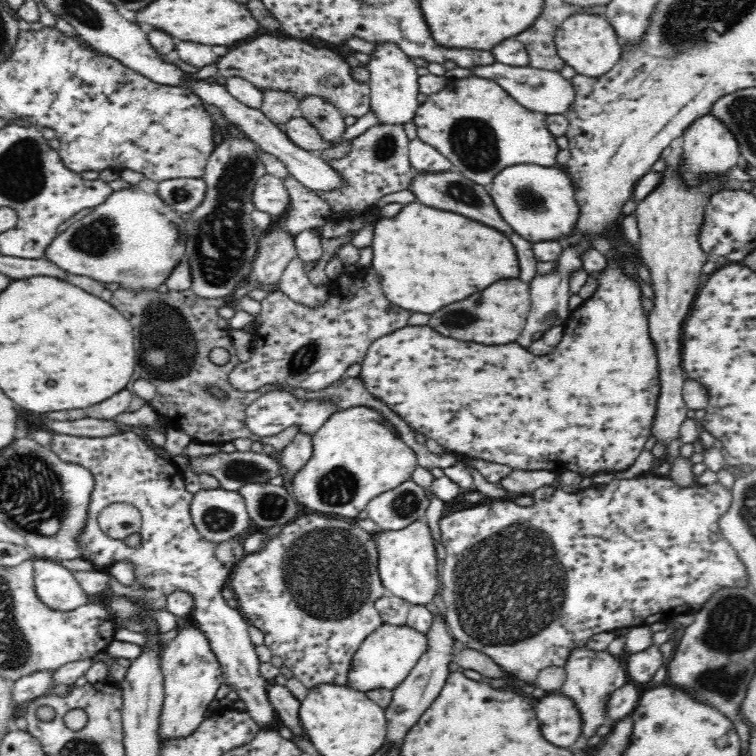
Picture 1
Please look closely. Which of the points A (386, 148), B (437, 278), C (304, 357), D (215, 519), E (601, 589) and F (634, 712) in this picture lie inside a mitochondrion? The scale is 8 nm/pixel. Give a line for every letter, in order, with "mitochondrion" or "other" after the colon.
A: mitochondrion
B: other
C: mitochondrion
D: mitochondrion
E: other
F: other

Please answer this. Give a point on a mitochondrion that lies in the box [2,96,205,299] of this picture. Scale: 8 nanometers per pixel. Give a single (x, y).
(98, 238)

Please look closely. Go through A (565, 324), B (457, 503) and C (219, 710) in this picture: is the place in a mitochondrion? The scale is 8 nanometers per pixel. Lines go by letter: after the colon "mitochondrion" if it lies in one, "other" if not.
A: other
B: other
C: other

